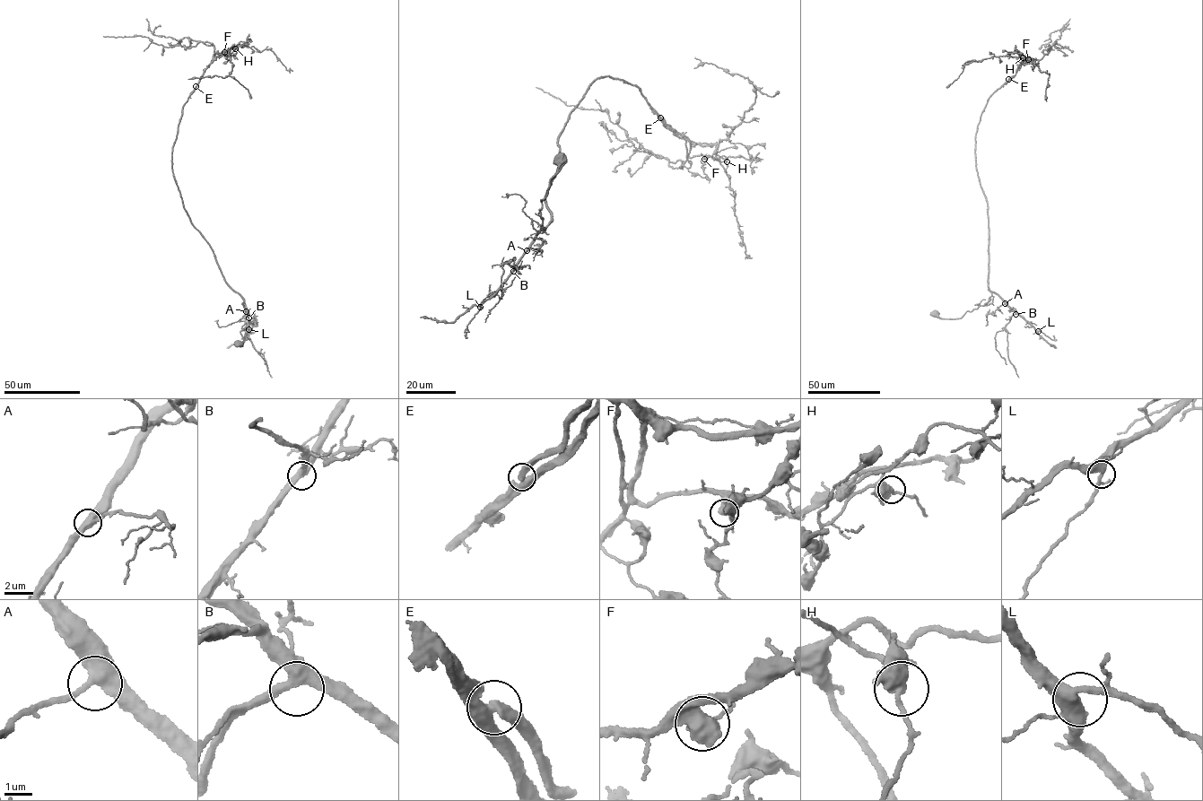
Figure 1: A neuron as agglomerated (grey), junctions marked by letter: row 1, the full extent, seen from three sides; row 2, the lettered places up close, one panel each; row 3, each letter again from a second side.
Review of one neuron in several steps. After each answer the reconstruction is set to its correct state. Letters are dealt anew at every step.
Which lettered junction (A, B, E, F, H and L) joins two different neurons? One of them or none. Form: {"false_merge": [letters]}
{"false_merge": ["E"]}

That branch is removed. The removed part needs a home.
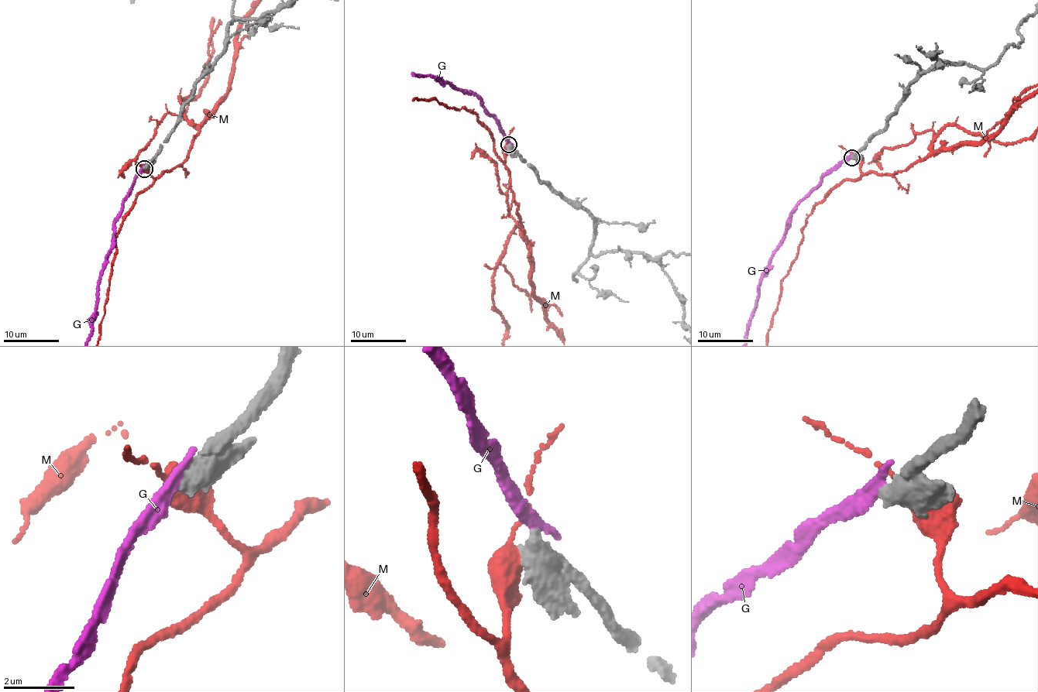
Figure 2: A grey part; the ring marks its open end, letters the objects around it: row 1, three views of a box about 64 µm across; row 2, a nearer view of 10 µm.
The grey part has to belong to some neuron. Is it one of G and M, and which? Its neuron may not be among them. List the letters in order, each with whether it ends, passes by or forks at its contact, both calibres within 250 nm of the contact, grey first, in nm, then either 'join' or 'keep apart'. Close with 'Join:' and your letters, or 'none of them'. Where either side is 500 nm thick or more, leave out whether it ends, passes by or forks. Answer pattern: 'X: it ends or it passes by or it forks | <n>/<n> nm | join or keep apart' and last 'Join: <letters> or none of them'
G: 550/360 nm | keep apart
M: 750/600 nm | keep apart
Join: none of them

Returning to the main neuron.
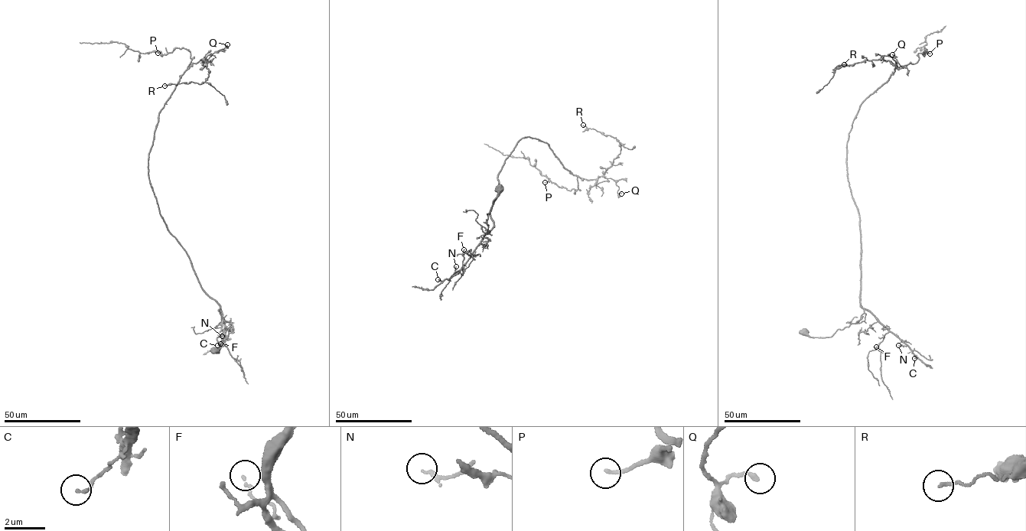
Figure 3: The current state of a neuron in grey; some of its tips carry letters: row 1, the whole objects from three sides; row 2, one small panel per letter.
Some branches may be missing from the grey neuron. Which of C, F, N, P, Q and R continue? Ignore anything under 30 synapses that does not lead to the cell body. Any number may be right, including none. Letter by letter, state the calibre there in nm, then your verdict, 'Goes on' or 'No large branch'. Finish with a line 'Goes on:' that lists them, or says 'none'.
C: Thickness 130 nm. No large branch
F: Thickness 110 nm. No large branch
N: Thickness 140 nm. No large branch
P: Thickness 180 nm. Goes on
Q: Thickness 220 nm. No large branch
R: Thickness 120 nm. No large branch
Goes on: P

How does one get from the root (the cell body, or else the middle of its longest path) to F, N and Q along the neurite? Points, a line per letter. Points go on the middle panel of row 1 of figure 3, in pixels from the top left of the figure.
F: (499, 188), (487, 214), (490, 232), (470, 257), (463, 252), (464, 249)
N: (499, 188), (491, 210), (487, 214), (486, 223), (490, 232), (486, 234), (470, 257), (455, 274), (456, 266)
Q: (499, 188), (487, 214), (490, 232), (498, 174), (529, 136), (548, 144), (573, 174), (610, 178), (621, 193)

